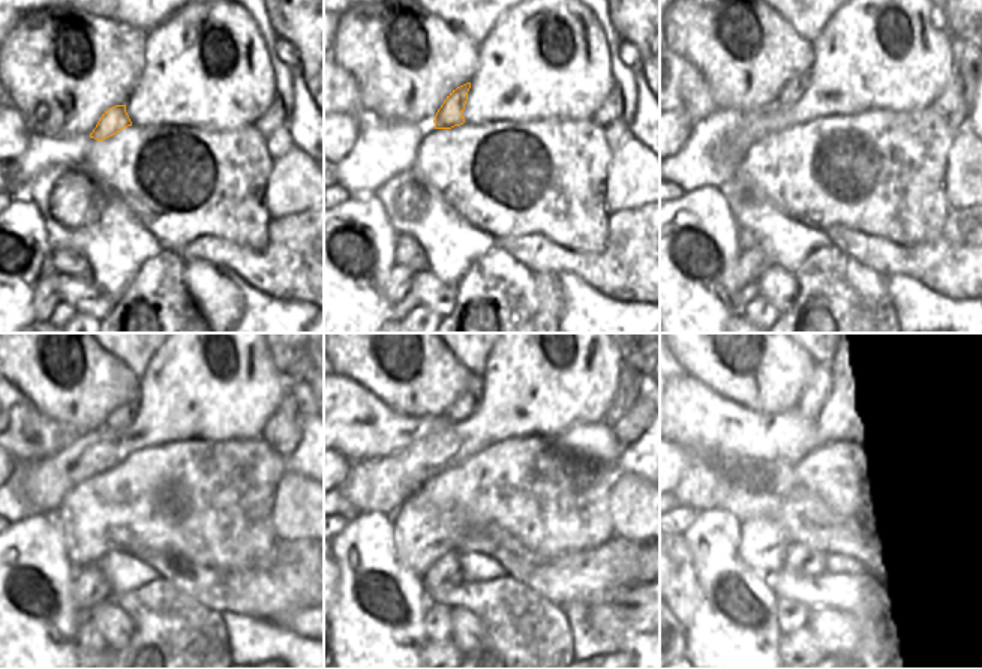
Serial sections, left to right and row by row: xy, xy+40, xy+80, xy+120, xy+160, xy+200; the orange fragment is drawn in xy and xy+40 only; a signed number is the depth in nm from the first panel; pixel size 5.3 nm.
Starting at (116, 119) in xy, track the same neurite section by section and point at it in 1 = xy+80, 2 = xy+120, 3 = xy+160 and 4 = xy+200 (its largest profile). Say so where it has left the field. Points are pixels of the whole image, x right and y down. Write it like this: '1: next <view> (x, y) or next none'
1: next xy+80 (793, 89)
2: next xy+120 (120, 419)
3: next xy+160 (465, 408)
4: next xy+200 (811, 401)

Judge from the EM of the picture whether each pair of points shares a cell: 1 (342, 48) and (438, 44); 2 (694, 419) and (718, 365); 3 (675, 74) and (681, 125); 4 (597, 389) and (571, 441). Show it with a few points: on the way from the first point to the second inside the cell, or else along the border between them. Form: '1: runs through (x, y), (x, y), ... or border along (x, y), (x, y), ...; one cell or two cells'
1: runs through (368, 48), (380, 48), (398, 66), (422, 68); one cell
2: border along (684, 374), (738, 404); two cells
3: border along (675, 111), (693, 122); two cells
4: border along (601, 419), (597, 422), (573, 423), (552, 438); two cells

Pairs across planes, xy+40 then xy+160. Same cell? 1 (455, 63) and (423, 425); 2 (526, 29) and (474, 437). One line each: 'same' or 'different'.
1: different
2: same

